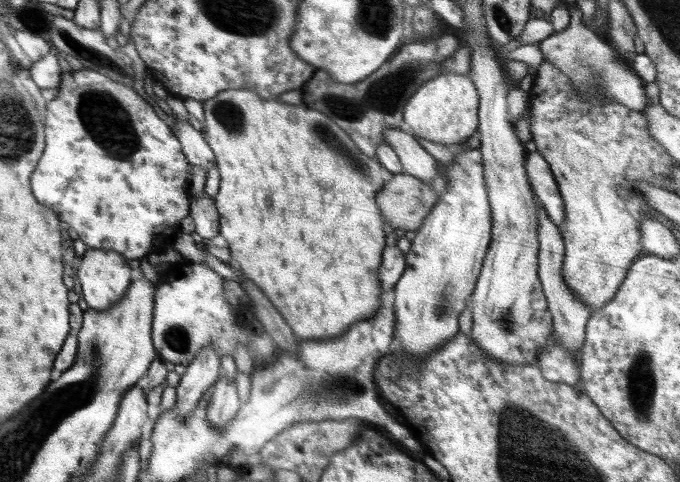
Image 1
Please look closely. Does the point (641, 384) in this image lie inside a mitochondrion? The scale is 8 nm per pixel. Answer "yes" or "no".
yes

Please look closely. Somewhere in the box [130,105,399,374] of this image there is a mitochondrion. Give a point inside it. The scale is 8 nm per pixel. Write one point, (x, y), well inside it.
(334, 144)

